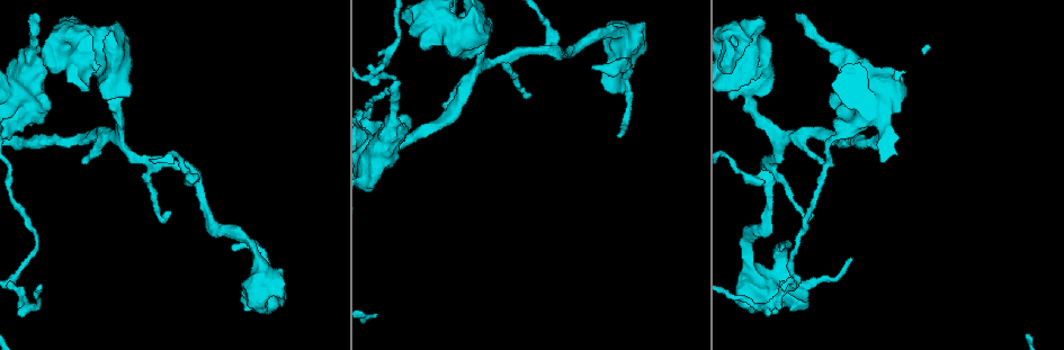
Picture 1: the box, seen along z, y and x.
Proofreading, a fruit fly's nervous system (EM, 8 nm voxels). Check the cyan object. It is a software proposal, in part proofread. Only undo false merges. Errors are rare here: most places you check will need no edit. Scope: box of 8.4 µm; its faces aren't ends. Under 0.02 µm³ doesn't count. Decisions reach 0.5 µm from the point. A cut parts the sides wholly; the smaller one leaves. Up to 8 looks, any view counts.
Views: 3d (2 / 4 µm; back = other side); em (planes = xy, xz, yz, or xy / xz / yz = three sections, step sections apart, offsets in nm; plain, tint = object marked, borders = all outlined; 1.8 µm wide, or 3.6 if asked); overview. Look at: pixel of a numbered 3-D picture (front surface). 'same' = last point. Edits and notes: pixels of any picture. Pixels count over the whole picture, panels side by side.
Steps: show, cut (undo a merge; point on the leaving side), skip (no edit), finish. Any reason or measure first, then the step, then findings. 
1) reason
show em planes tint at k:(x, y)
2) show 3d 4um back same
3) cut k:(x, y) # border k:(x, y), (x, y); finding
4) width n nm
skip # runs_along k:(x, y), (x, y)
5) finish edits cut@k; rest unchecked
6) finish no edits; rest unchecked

sudden change in width
show 3d 4um at 1:(22, 110)

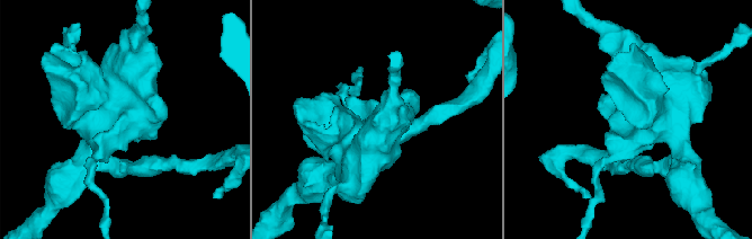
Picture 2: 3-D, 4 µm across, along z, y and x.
show em 3.6um planes tint at 2:(128, 118)

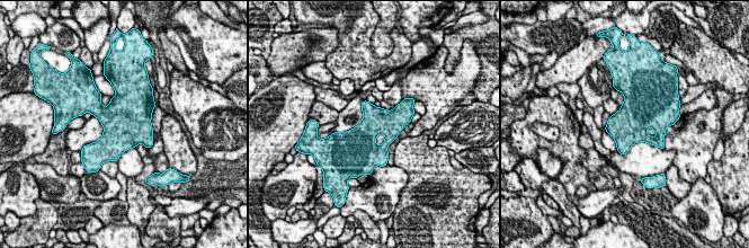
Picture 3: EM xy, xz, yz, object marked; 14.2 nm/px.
skip # one neuron here

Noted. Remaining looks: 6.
a fork
show 3d 4um at 1:(193, 179)

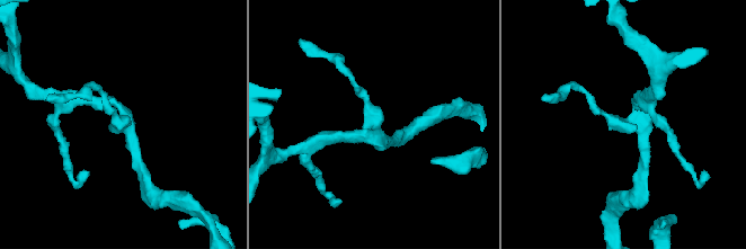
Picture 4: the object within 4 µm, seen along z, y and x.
arms 3
show em 3.6um planes plain at 4:(377, 136)

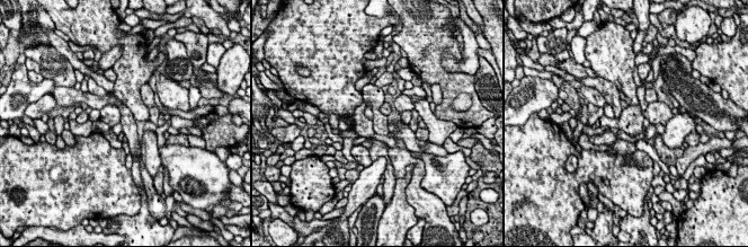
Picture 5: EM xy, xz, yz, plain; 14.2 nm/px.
where the object lies
show em 3.6um planes tint same

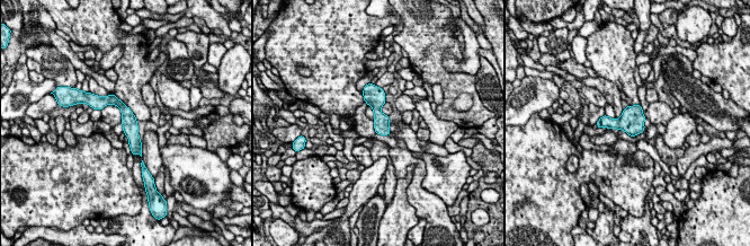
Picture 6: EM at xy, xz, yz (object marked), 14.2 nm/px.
skip # continuous, no second neuron

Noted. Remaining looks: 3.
branch point
show 3d 2um at 1:(10, 285)

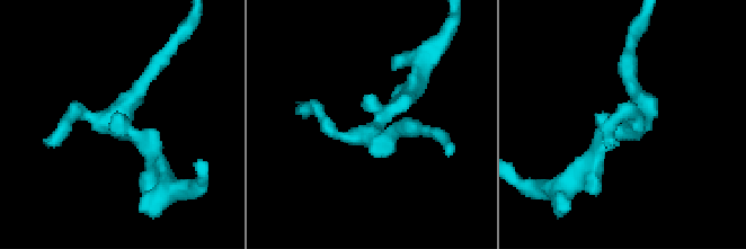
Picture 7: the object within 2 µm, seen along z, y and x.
show em planes plain at 7:(371, 135)

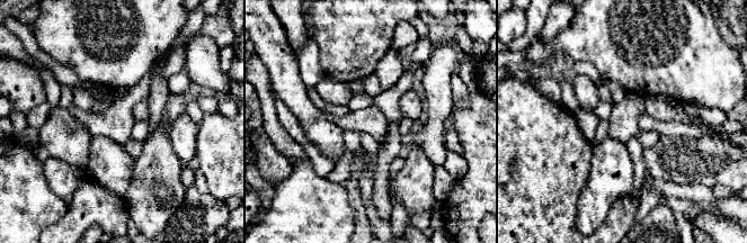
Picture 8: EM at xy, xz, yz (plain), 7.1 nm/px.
where the object lies
show em planes tint same

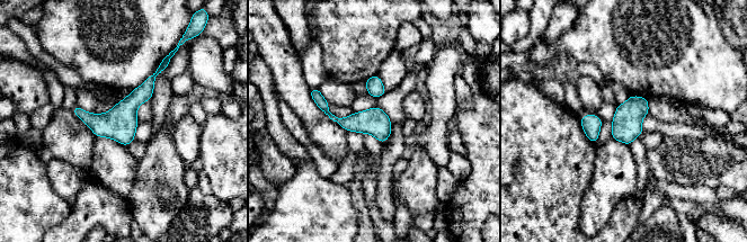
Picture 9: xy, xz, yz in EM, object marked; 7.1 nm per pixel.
width 190 nm
skip # one neuron here

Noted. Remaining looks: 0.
finish no edits; rest unchecked

